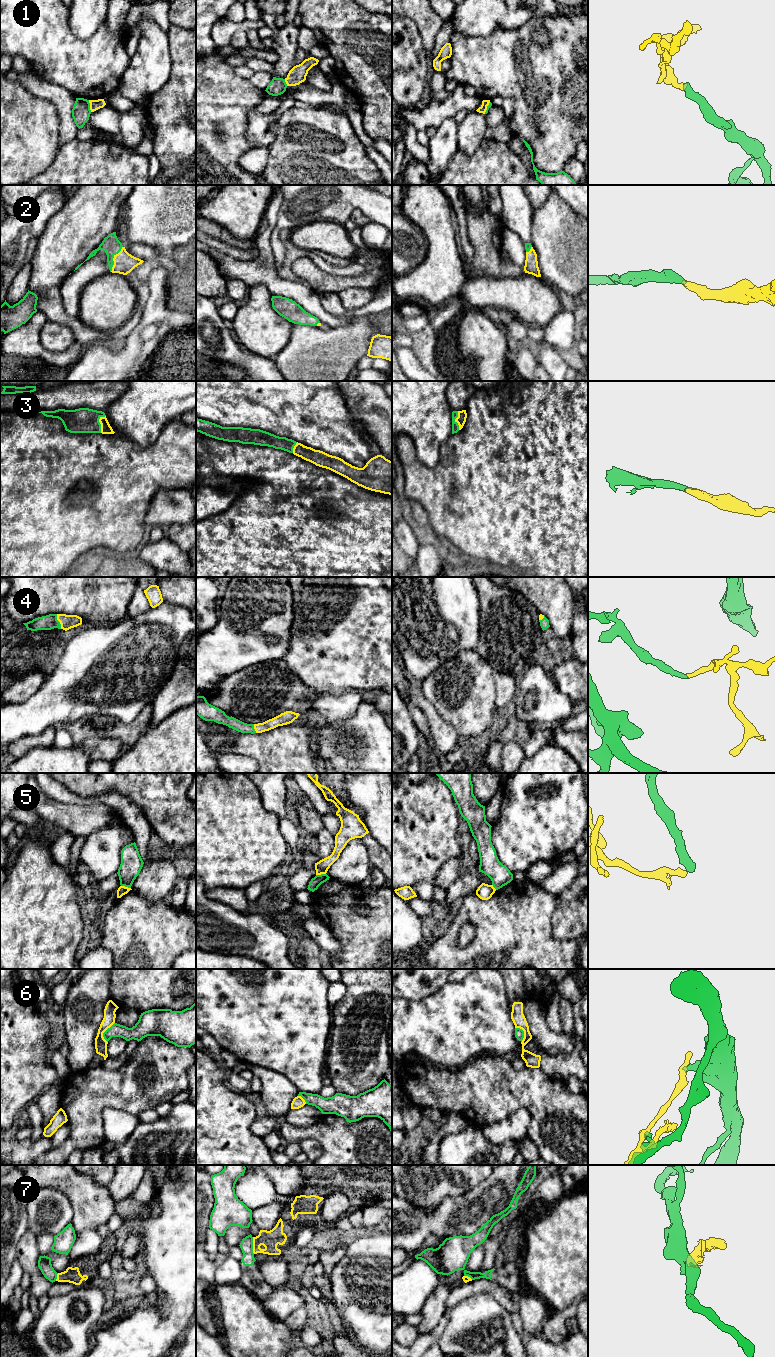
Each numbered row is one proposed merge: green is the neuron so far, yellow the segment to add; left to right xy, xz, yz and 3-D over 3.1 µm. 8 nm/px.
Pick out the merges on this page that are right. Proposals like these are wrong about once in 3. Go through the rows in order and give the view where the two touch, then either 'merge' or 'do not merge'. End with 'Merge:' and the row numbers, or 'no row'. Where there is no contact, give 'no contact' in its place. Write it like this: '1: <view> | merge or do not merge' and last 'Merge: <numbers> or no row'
1: xy | do not merge
2: xy | merge
3: xy | merge
4: xy | merge
5: xy | do not merge
6: xy | do not merge
7: xz | do not merge
Merge: 2, 3, 4

